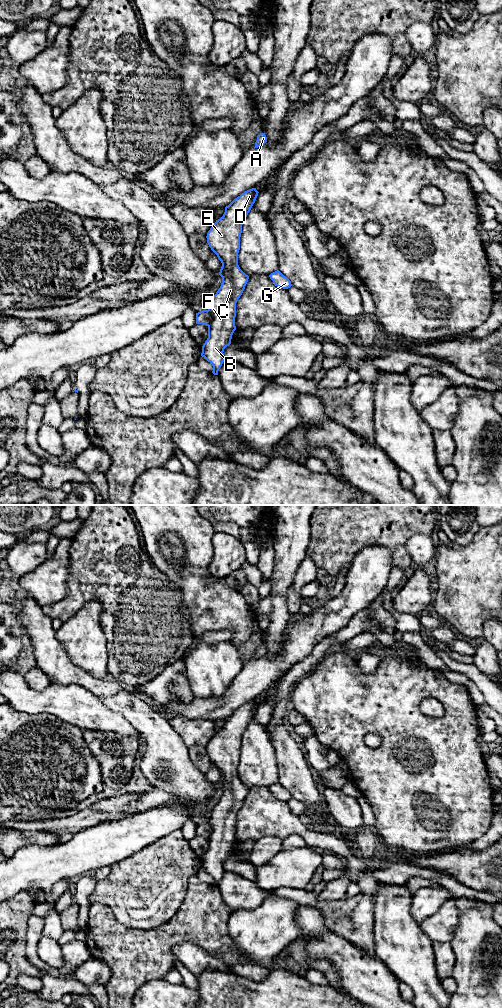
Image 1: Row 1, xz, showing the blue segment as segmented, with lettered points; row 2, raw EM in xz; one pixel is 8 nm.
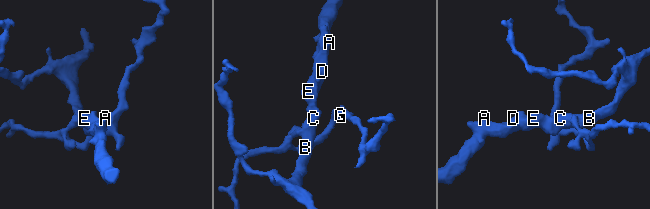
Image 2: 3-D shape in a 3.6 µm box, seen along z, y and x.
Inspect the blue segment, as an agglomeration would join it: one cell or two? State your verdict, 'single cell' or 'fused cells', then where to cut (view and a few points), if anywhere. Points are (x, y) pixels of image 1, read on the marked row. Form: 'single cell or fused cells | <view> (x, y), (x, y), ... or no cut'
fused cells | xz (207, 310), (210, 314), (210, 323), (208, 325)

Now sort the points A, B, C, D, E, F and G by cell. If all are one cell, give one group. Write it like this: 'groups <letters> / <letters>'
groups A B C D E F / G

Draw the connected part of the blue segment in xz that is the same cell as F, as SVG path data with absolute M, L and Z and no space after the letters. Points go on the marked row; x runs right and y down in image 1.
M252 188L235 198L225 207L223 216L216 220L206 236L209 247L222 263L219 272L222 283L208 304L211 322L201 353L212 364L214 375L218 375L225 360L224 349L231 344L236 330L236 303L249 279L238 265L238 253L242 225L258 193L256 188Z

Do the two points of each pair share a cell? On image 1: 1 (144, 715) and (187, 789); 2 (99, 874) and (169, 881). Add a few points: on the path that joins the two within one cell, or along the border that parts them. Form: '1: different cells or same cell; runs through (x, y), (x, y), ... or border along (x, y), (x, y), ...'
1: same cell; runs through (156, 733), (162, 751), (177, 771)
2: different cells; border along (111, 866), (110, 872), (98, 881)

